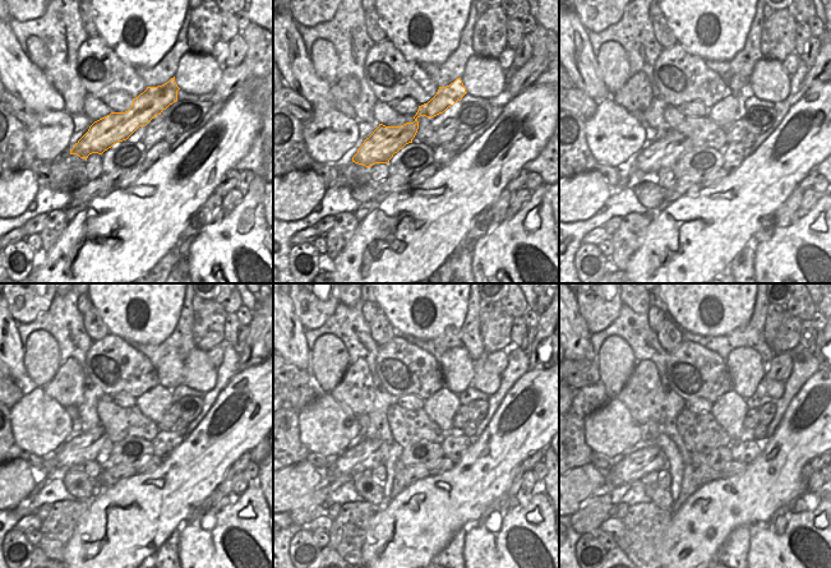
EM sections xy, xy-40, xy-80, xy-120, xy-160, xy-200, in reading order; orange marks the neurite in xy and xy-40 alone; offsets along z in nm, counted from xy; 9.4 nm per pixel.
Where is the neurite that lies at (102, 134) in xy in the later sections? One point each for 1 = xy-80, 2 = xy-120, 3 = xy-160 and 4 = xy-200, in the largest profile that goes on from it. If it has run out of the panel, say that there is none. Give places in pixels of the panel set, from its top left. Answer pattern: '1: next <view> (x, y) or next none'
1: next xy-80 (664, 152)
2: next xy-120 (86, 447)
3: next xy-160 (369, 453)
4: next xy-200 (633, 467)

